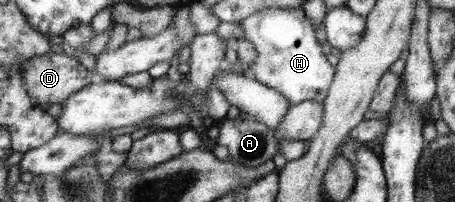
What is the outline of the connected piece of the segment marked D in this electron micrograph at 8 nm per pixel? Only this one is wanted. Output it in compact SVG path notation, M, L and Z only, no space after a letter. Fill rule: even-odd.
M49 51L46 54L29 58L21 64L21 76L23 76L26 93L44 111L48 109L48 105L62 105L68 97L76 95L81 88L100 80L93 70L86 69L74 56L66 55L66 51L64 54Z

